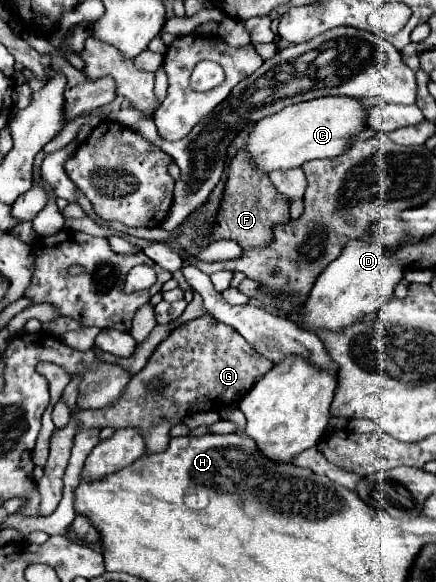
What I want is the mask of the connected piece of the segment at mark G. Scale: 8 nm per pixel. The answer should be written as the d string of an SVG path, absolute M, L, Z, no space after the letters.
M203 314L175 328L169 338L155 348L147 366L129 380L115 404L77 412L75 420L79 430L143 426L145 452L163 452L171 440L169 430L179 424L183 416L197 410L221 410L227 404L237 402L257 378L271 370L271 366L273 362L257 354L235 328Z

